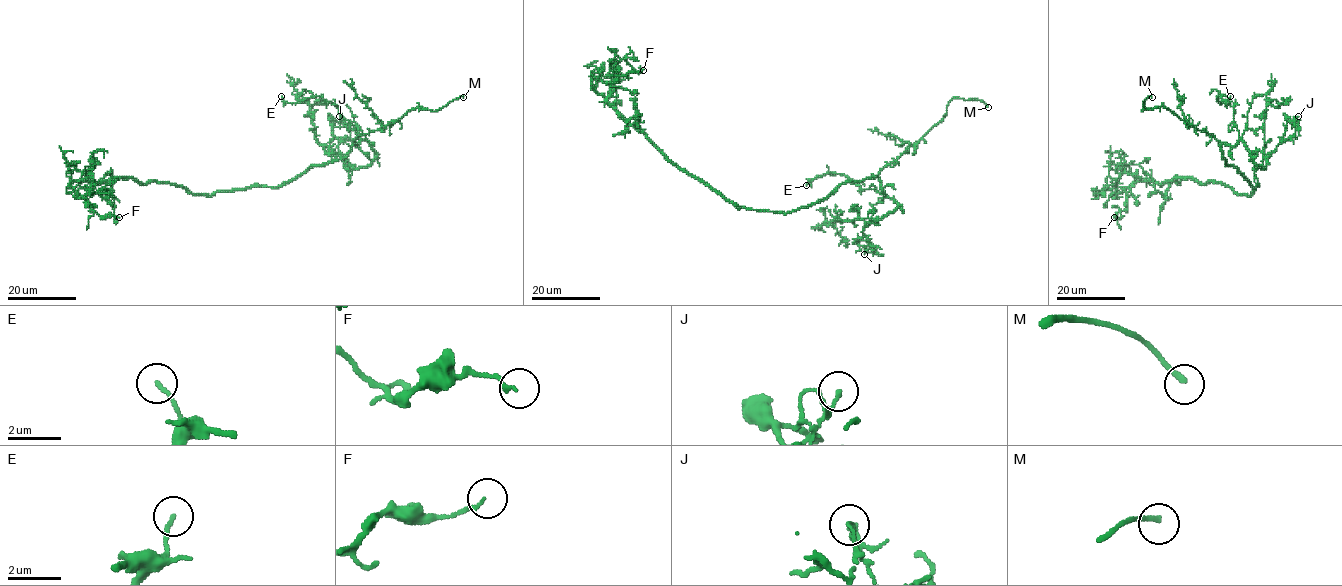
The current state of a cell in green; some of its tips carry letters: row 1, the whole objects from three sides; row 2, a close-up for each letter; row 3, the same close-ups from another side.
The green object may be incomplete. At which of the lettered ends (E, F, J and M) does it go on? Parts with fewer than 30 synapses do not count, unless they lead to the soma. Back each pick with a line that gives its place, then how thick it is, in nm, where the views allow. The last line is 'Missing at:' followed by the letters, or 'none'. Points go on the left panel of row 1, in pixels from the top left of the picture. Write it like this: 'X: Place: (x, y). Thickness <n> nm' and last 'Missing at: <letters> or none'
M: Place: (463, 97). Thickness 180 nm
Missing at: M

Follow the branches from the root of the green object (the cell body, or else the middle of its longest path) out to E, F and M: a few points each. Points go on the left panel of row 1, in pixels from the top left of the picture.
E: (252, 186), (282, 185), (313, 166), (341, 160), (358, 143), (355, 128), (321, 96), (293, 103), (281, 96)
F: (252, 186), (211, 195), (131, 178), (72, 180), (66, 187), (102, 218), (119, 217)
M: (252, 186), (282, 185), (313, 166), (341, 160), (361, 134), (380, 130), (416, 107), (437, 111), (463, 97)

